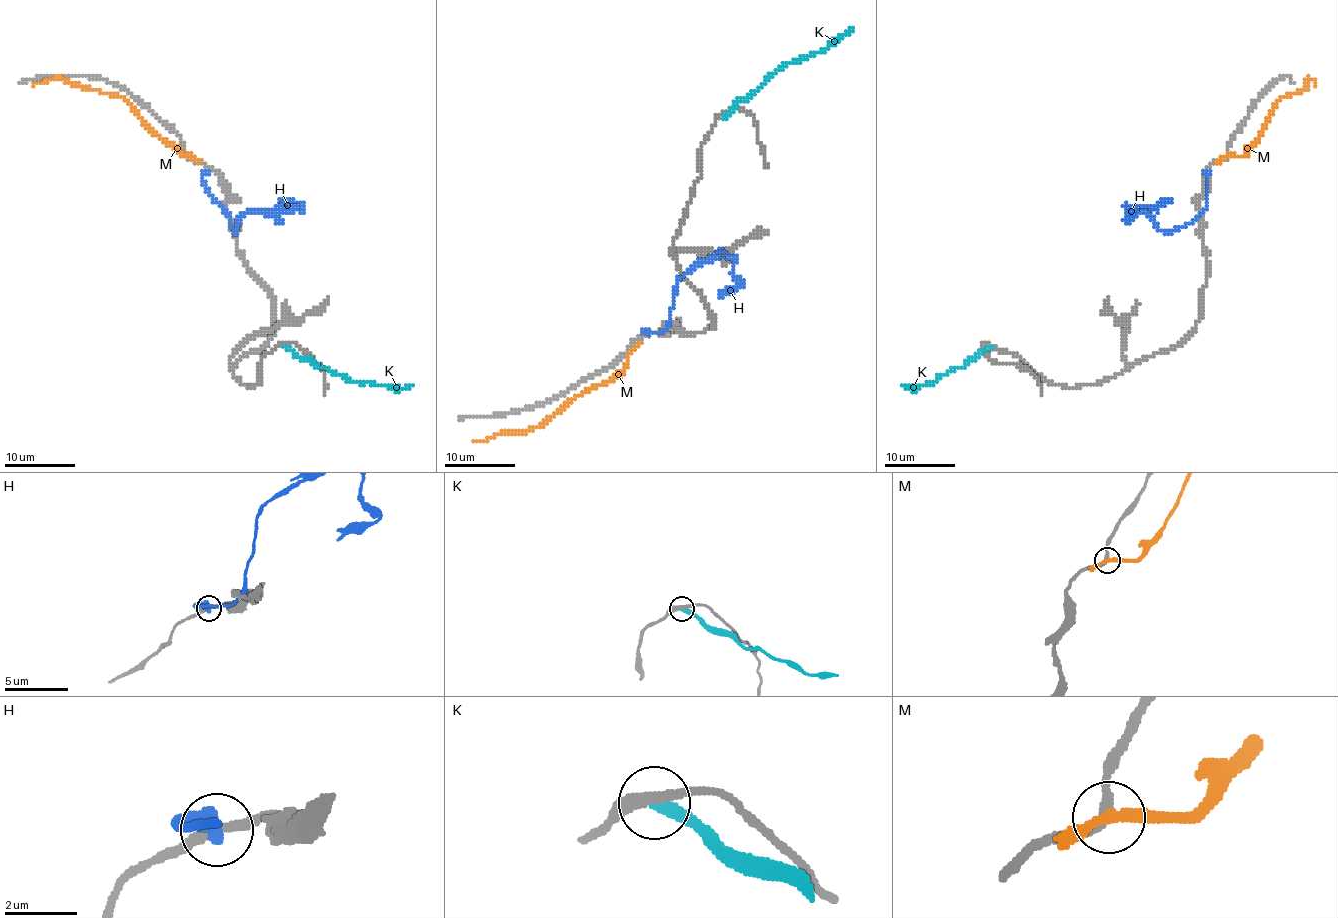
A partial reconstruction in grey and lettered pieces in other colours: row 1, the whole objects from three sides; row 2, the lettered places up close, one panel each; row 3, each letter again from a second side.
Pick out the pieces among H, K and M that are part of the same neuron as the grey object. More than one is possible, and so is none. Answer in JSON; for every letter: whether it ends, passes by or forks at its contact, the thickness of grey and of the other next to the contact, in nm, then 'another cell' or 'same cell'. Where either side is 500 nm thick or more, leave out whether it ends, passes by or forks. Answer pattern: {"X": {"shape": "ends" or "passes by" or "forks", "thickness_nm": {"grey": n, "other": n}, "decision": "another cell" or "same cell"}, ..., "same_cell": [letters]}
{"H": {"thickness_nm": {"grey": 280, "other": 500}, "decision": "another cell"}, "K": {"shape": "ends", "thickness_nm": {"grey": 340, "other": 380}, "decision": "another cell"}, "M": {"shape": "passes by", "thickness_nm": {"grey": 240, "other": 220}, "decision": "another cell"}, "same_cell": []}

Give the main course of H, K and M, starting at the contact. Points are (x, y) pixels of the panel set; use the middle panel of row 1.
H: (649, 333), (660, 333), (669, 323), (679, 279), (714, 258), (728, 256), (742, 284), (720, 296)
K: (723, 116), (788, 63), (827, 49), (853, 26)
M: (628, 354), (623, 368), (614, 377), (574, 396), (534, 428), (500, 433), (474, 442)

